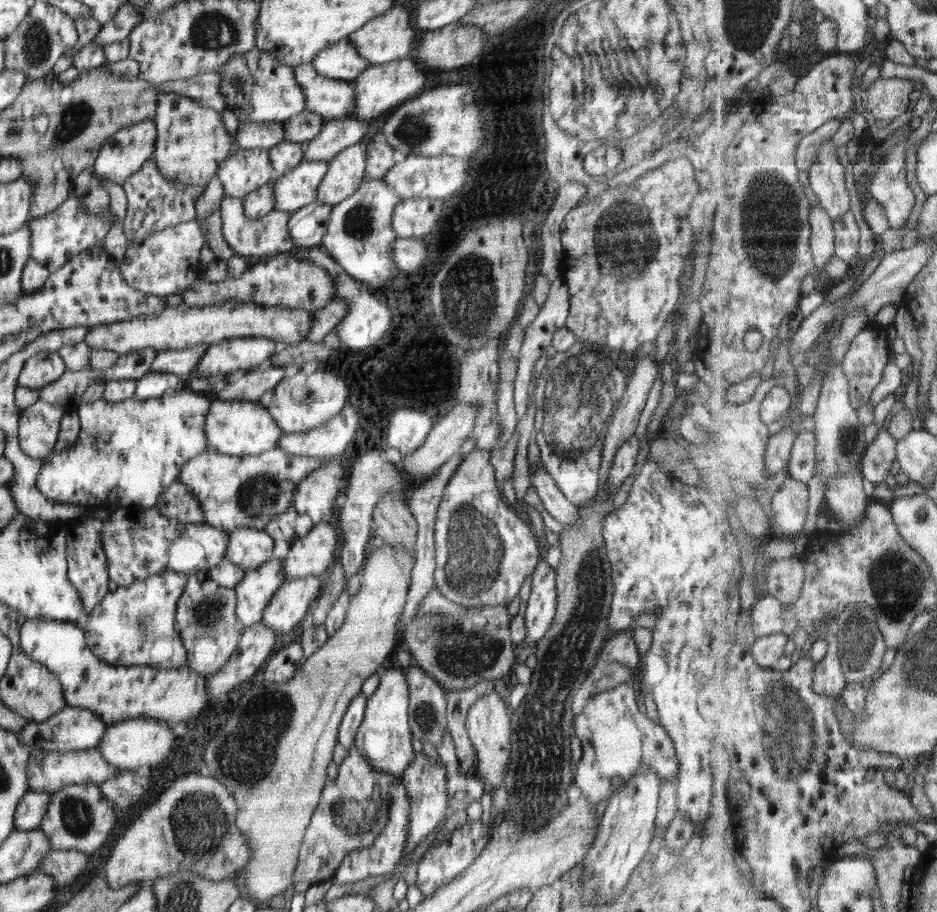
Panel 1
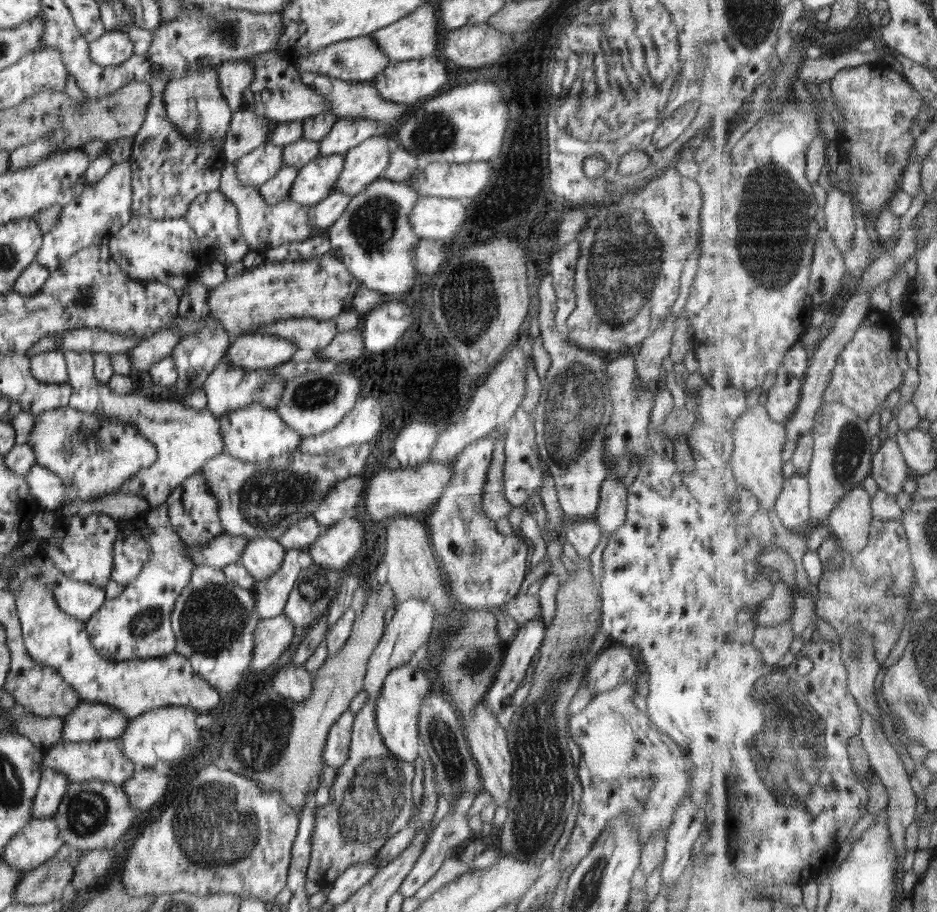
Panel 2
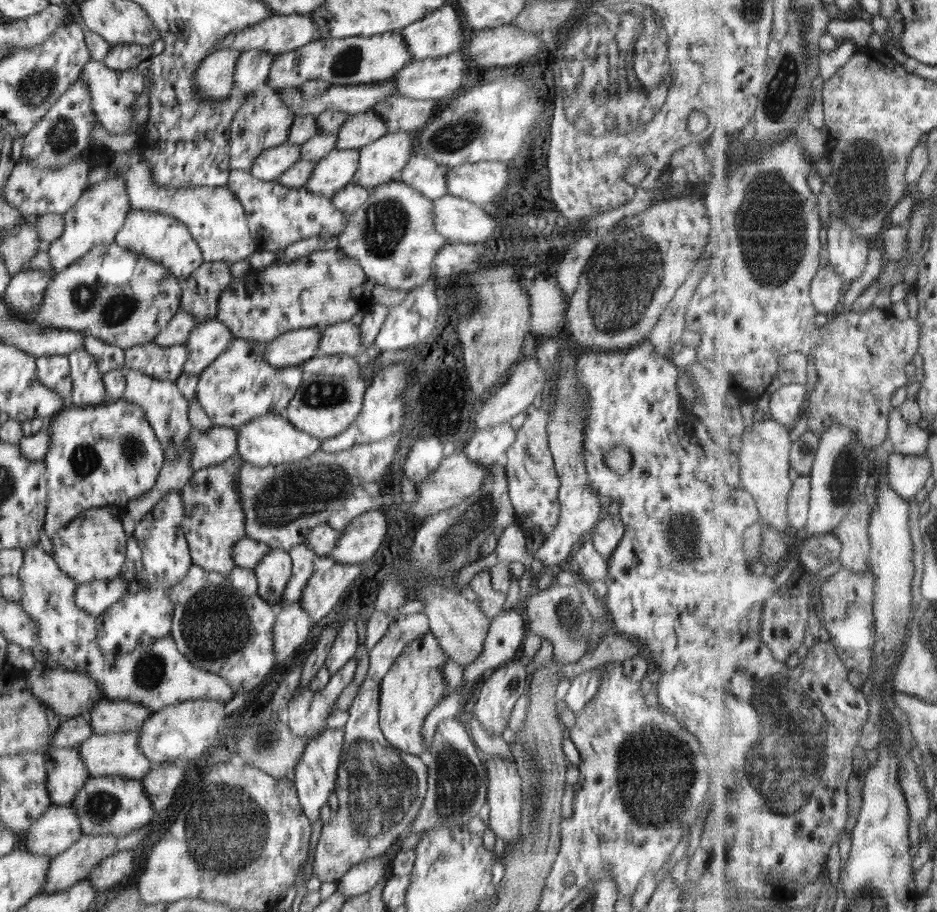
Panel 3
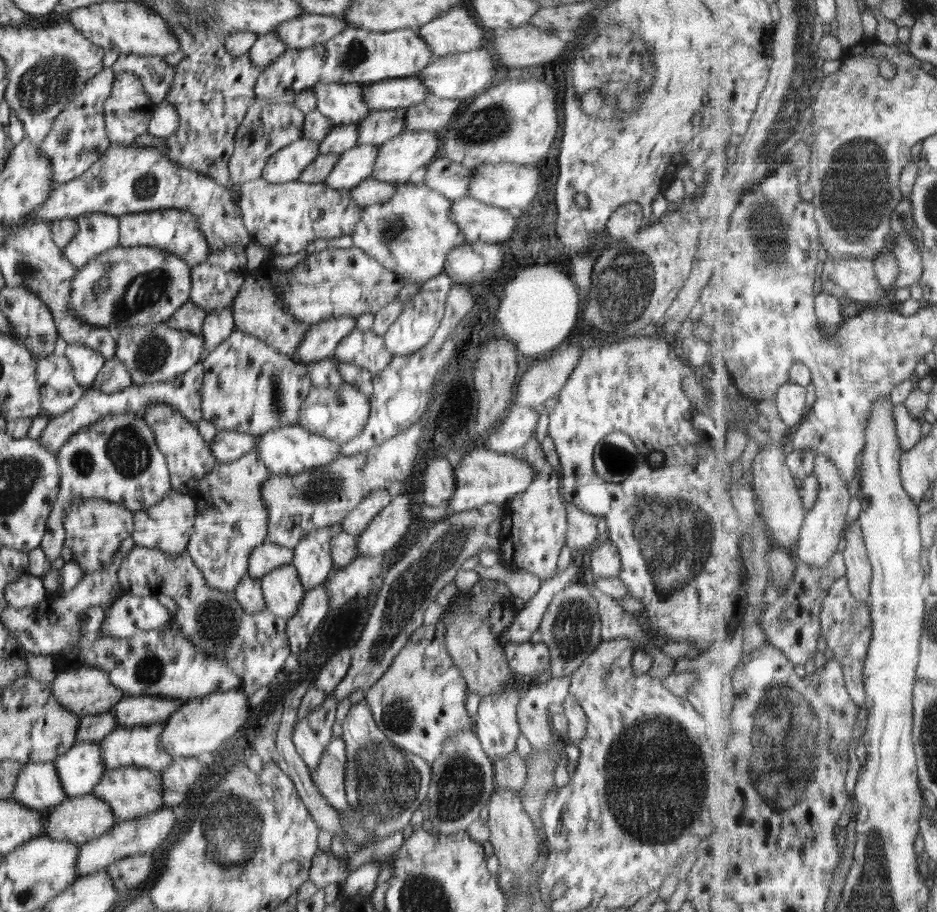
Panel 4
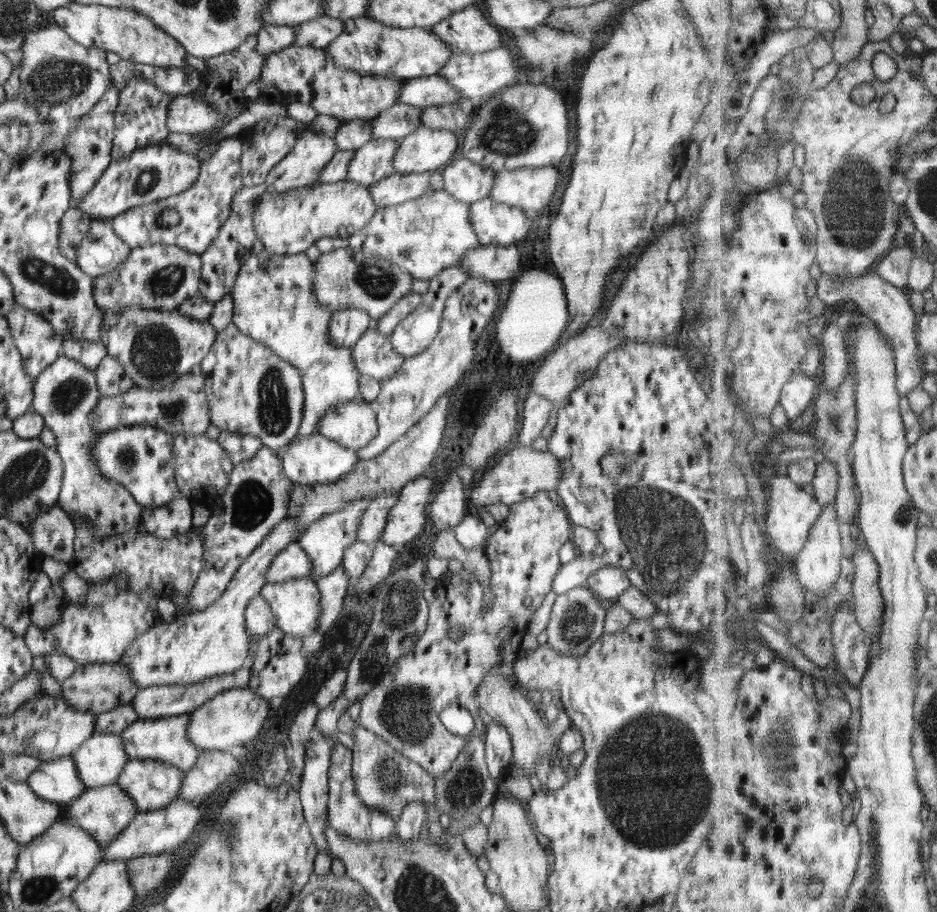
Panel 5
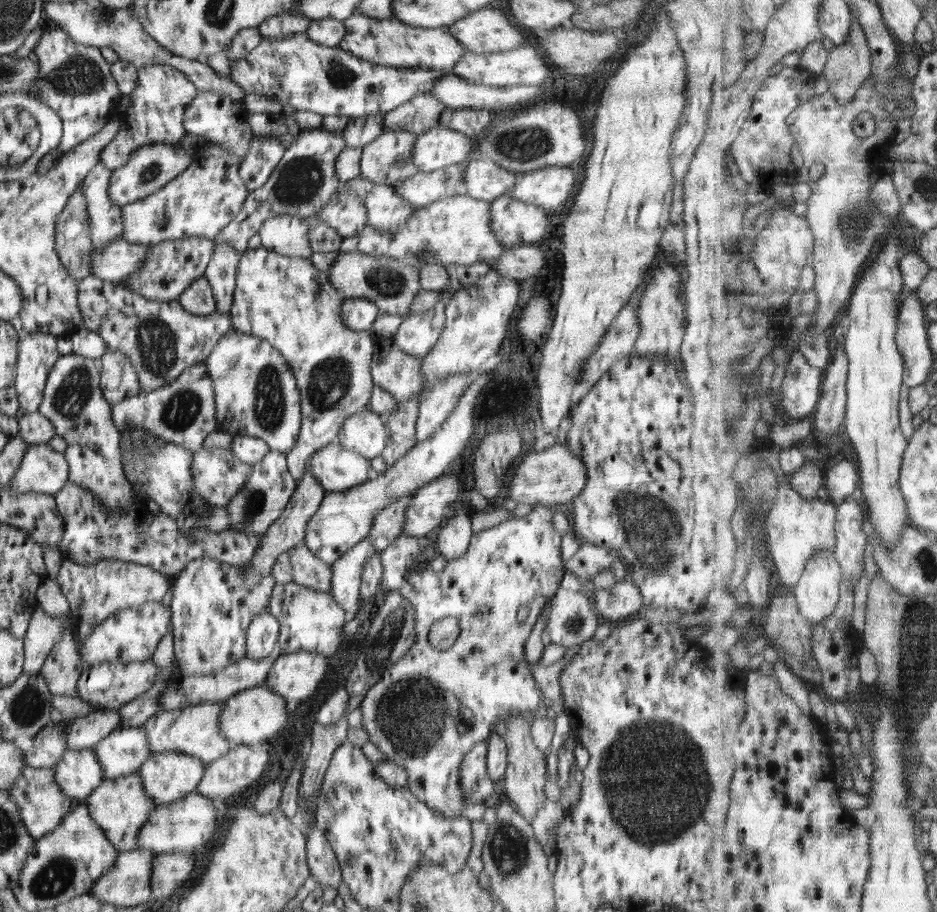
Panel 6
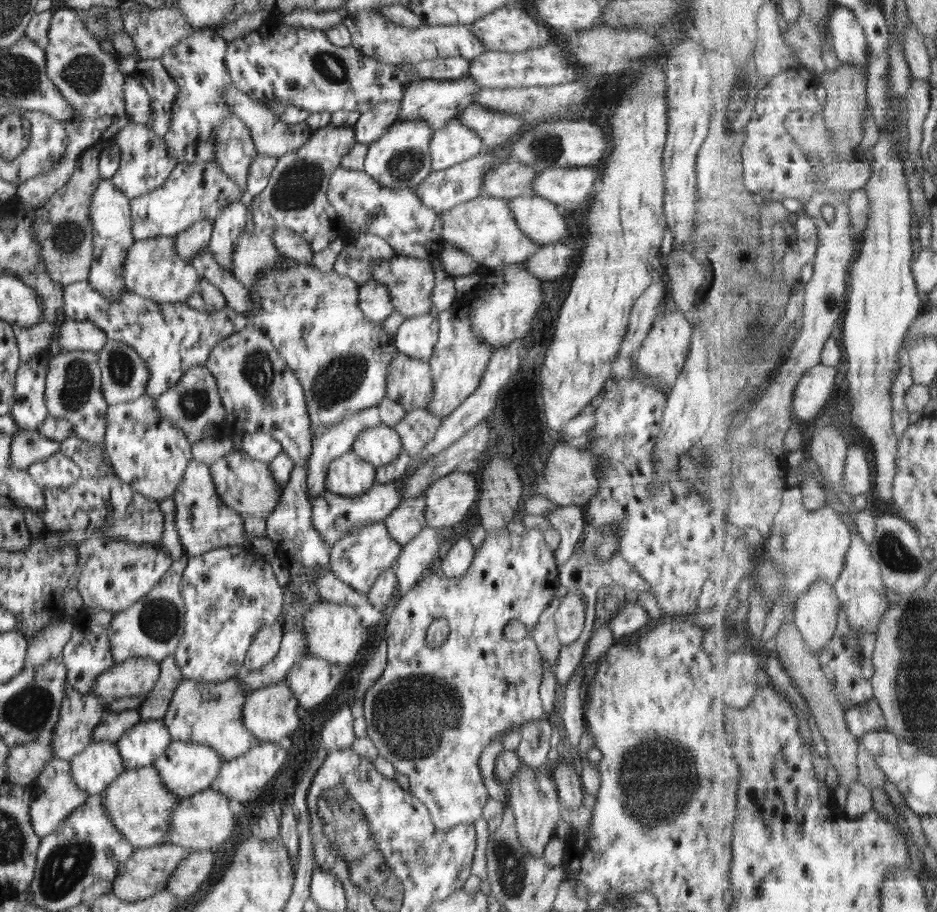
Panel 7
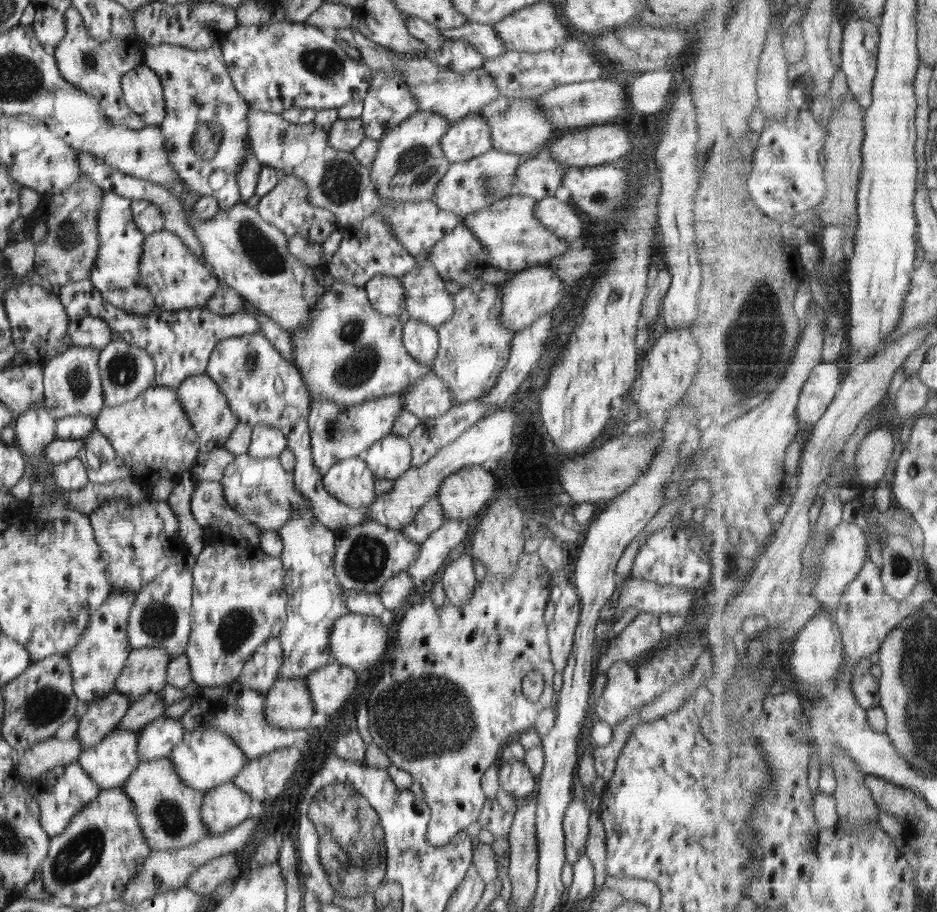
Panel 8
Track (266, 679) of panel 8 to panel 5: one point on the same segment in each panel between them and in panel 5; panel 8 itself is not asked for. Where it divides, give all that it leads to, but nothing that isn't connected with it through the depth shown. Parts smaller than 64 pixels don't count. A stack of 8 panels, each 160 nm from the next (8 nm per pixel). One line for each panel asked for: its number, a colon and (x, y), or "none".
5: (259, 619)
6: (262, 639)
7: (266, 643)

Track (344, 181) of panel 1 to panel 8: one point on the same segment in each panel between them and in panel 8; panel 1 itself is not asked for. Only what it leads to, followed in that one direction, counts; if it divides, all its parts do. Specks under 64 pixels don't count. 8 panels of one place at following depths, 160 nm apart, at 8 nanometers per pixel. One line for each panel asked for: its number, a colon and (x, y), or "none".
2: (365, 163)
3: (381, 161)
4: (397, 158)
5: (426, 149)
6: (439, 147)
7: (455, 142)
8: (470, 136)

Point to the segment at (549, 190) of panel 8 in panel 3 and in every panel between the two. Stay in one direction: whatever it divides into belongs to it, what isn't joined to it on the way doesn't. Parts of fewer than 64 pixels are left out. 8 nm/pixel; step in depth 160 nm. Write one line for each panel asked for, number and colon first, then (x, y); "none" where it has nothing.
3: (426, 175)
4: (451, 179)
5: (466, 181)
6: (483, 179)
7: (510, 179)

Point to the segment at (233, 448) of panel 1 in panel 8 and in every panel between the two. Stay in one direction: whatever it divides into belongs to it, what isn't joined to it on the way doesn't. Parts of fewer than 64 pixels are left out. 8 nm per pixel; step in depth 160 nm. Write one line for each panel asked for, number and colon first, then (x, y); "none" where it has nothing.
2: (254, 433)
3: (267, 440)
4: (291, 449)
5: (315, 459)
6: (336, 468)
7: (348, 475)
8: (351, 481)

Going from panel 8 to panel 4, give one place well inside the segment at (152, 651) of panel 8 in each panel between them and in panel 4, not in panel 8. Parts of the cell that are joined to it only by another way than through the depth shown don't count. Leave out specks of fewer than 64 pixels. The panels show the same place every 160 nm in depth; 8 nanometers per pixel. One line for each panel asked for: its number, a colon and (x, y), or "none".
4: (85, 691)
5: (98, 688)
6: (109, 685)
7: (132, 677)

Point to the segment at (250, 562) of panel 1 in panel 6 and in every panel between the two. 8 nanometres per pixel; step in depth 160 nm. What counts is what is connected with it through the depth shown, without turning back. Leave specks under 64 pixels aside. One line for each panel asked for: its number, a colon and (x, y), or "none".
2: (262, 557)
3: (273, 571)
4: (283, 590)
5: (295, 603)
6: (309, 620)

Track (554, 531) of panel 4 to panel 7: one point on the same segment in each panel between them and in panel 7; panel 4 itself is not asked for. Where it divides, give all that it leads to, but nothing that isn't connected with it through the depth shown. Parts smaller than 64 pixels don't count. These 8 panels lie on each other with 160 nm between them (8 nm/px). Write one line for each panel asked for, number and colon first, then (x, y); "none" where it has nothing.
5: (404, 709)
6: (429, 709)
7: (434, 710)

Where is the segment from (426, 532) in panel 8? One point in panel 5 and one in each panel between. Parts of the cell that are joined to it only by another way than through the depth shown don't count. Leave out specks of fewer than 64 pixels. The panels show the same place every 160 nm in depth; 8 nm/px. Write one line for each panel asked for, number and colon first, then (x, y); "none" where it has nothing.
5: (373, 521)
6: (387, 526)
7: (407, 520)

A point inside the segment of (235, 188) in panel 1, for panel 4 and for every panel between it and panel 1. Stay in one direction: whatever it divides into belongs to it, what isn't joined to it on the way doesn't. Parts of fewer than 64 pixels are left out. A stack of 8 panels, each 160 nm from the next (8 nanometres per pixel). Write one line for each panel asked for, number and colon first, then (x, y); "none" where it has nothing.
2: (253, 169)
3: (271, 163)
4: (286, 165)

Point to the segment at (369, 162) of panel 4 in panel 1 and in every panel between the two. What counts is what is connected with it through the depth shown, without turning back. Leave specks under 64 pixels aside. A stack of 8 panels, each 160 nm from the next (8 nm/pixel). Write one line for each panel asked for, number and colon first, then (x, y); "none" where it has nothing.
1: (298, 187)
2: (316, 180)
3: (332, 173)

